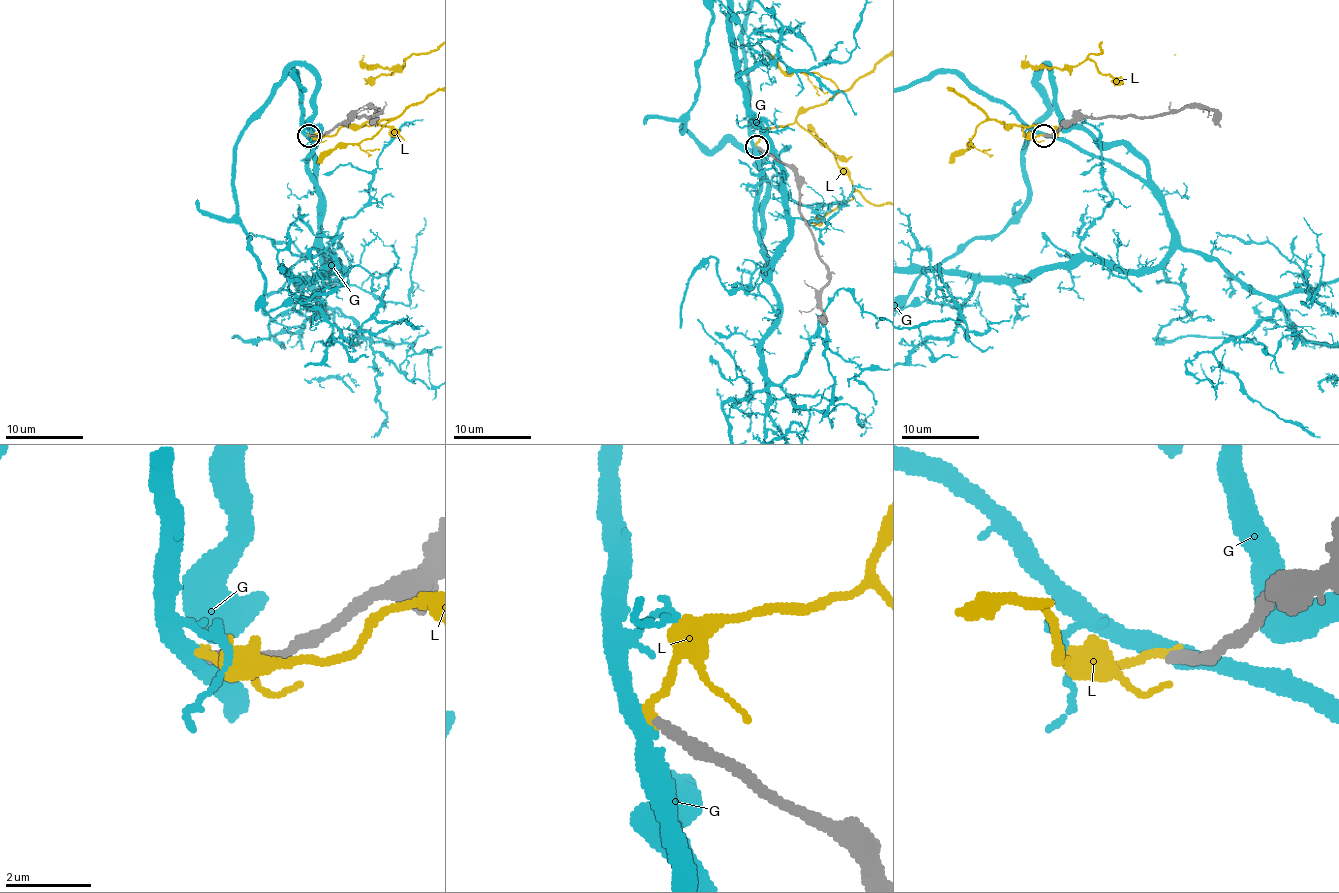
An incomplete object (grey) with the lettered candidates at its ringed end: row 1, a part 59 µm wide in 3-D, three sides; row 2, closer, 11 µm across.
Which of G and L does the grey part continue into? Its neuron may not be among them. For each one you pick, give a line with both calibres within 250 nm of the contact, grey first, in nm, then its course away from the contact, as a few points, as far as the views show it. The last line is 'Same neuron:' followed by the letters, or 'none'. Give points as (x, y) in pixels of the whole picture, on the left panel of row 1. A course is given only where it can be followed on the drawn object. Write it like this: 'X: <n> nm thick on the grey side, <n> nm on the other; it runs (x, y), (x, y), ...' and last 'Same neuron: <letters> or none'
Same neuron: none

